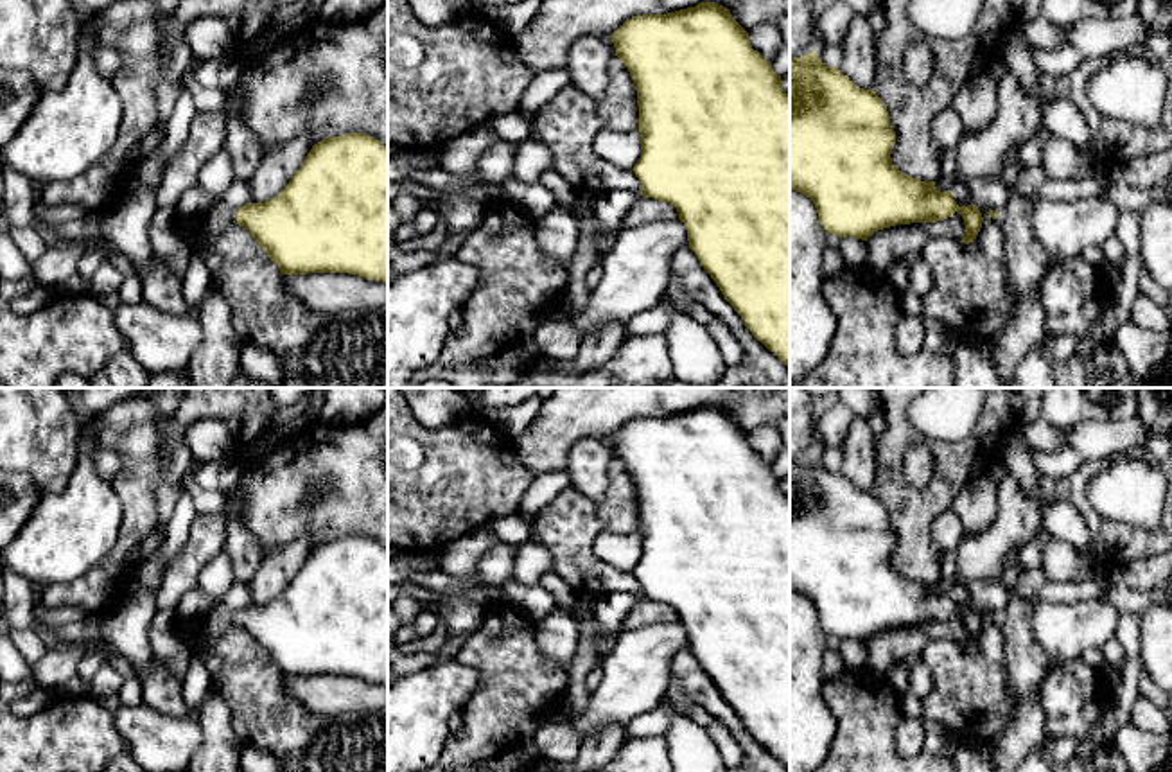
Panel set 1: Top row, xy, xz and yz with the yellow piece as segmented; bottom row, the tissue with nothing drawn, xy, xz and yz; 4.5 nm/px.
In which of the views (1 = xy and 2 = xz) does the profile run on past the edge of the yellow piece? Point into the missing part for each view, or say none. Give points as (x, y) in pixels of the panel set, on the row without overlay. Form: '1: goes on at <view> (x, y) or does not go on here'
1: goes on at xy (219, 618)
2: does not go on here

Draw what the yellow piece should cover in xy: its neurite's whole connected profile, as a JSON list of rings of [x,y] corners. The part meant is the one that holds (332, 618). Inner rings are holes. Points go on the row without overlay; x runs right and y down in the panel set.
[[[361,535],[321,542],[273,601],[239,612],[215,603],[203,618],[208,637],[233,625],[249,634],[282,677],[348,675],[388,684],[388,549]]]

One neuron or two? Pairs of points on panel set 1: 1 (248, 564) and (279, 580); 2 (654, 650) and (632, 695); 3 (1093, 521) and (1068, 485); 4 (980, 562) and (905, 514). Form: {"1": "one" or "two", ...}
{"1": "two", "2": "one", "3": "one", "4": "two"}

